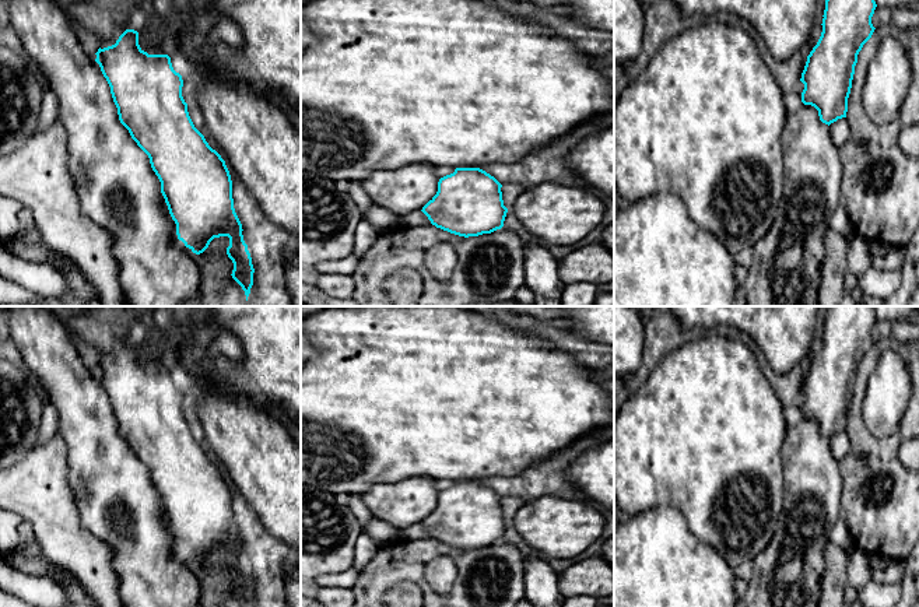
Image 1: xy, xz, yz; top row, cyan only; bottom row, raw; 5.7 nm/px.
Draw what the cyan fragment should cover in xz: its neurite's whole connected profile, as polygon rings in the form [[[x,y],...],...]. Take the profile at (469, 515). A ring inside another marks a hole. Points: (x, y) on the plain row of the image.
[[[410,477],[373,485],[361,498],[373,517],[399,530],[421,523],[436,541],[464,551],[501,543],[508,526],[502,513],[502,498],[480,481],[456,481],[453,487],[439,492],[435,480]]]

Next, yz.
[[[829,306],[825,313],[822,345],[807,369],[800,394],[804,397],[802,415],[814,420],[828,439],[846,431],[857,368],[876,343],[871,337],[876,320],[874,306]]]

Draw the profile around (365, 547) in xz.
[[[365,531],[357,538],[352,566],[359,572],[379,551],[380,544]]]

